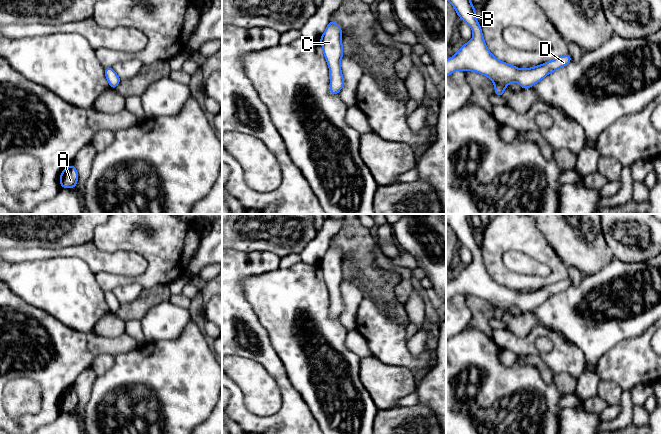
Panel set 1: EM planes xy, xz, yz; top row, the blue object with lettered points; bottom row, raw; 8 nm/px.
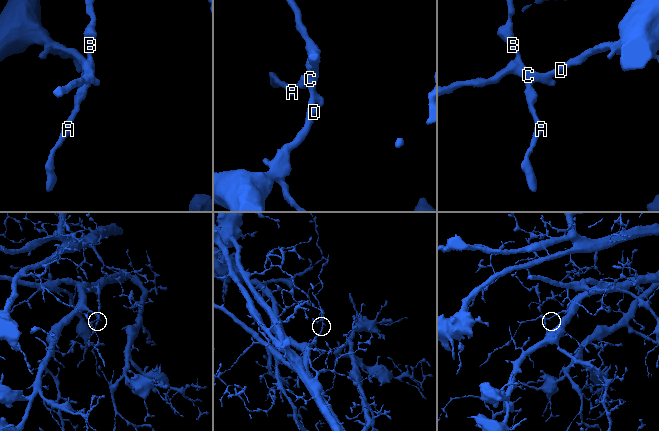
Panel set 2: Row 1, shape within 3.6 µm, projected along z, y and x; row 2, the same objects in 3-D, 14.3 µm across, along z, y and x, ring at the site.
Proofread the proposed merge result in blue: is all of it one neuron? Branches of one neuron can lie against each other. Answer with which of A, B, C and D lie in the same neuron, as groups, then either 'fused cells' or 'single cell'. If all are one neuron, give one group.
A B C D | single cell

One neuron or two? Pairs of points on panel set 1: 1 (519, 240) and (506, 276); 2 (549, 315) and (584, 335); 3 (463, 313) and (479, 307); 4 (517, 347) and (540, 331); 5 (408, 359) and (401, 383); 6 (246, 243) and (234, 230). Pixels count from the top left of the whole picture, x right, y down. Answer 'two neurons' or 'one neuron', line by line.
1: one neuron
2: one neuron
3: two neurons
4: one neuron
5: two neurons
6: one neuron

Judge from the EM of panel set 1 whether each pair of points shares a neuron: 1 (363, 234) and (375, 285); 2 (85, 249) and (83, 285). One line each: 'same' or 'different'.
1: same
2: different

